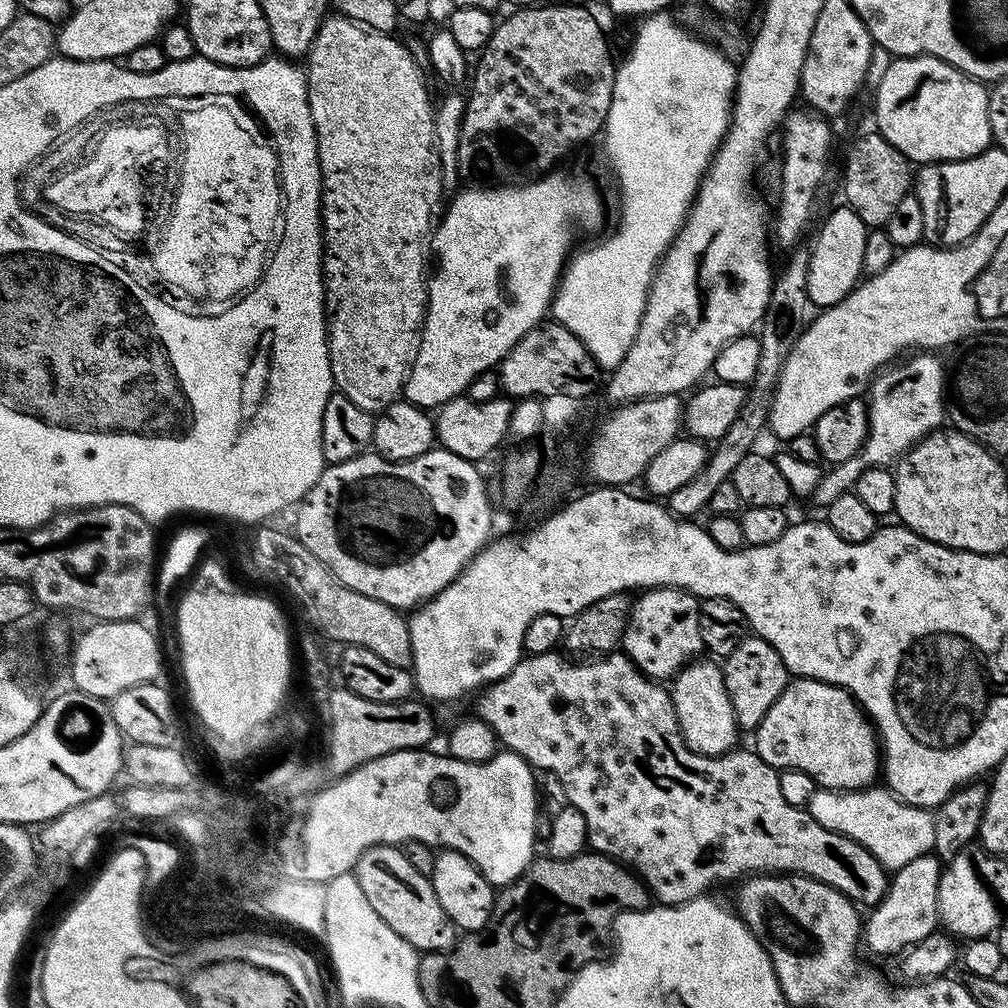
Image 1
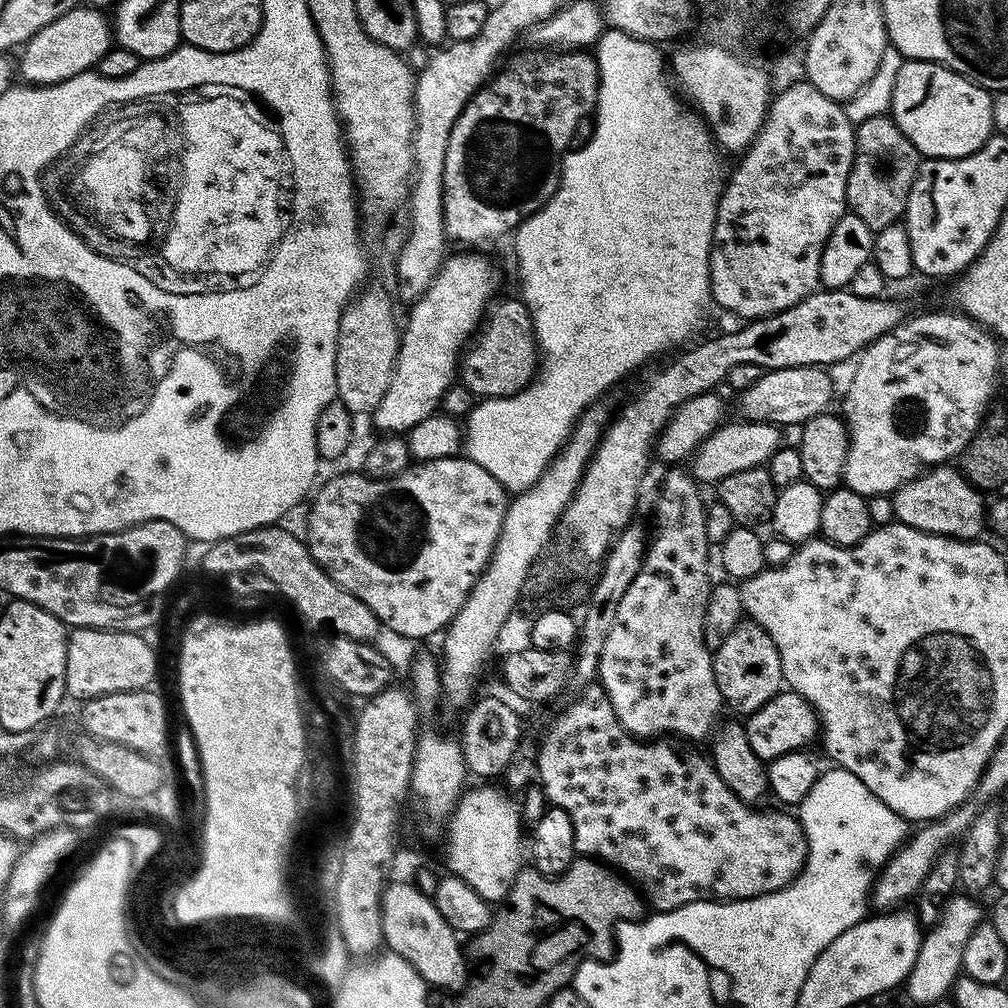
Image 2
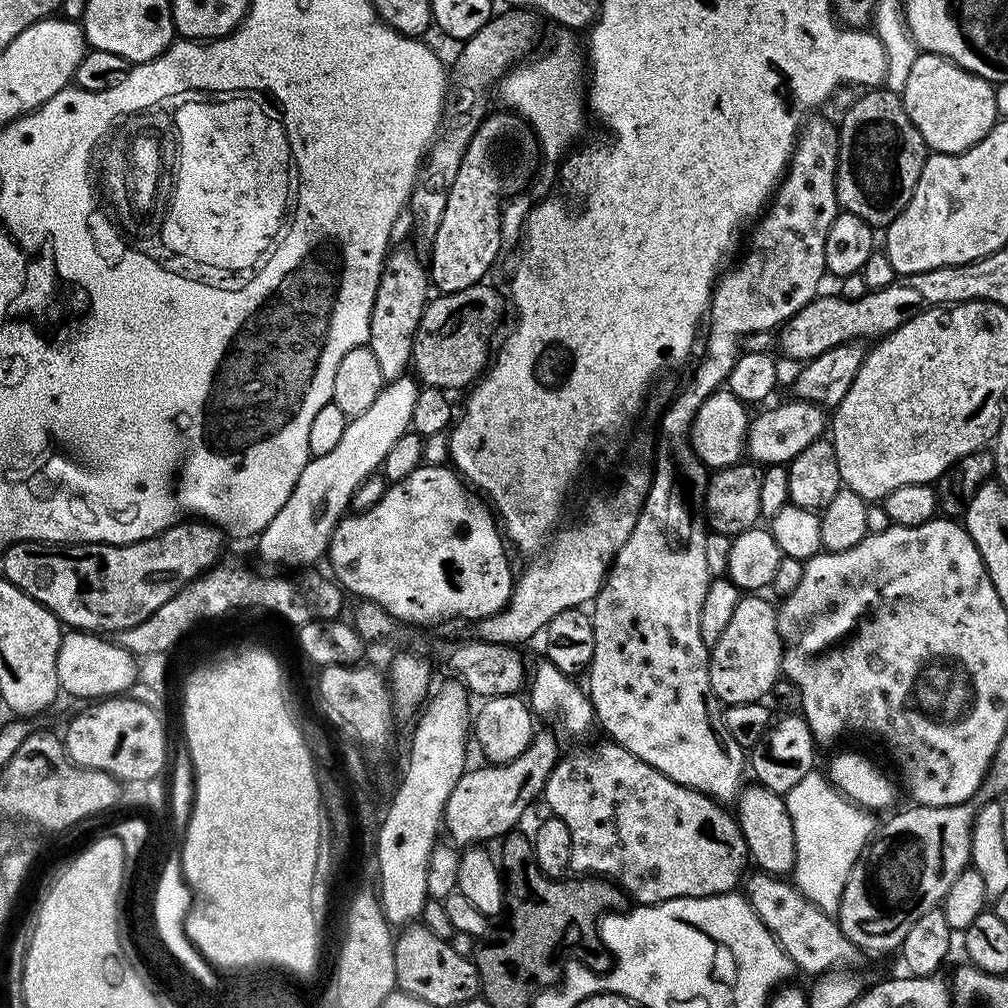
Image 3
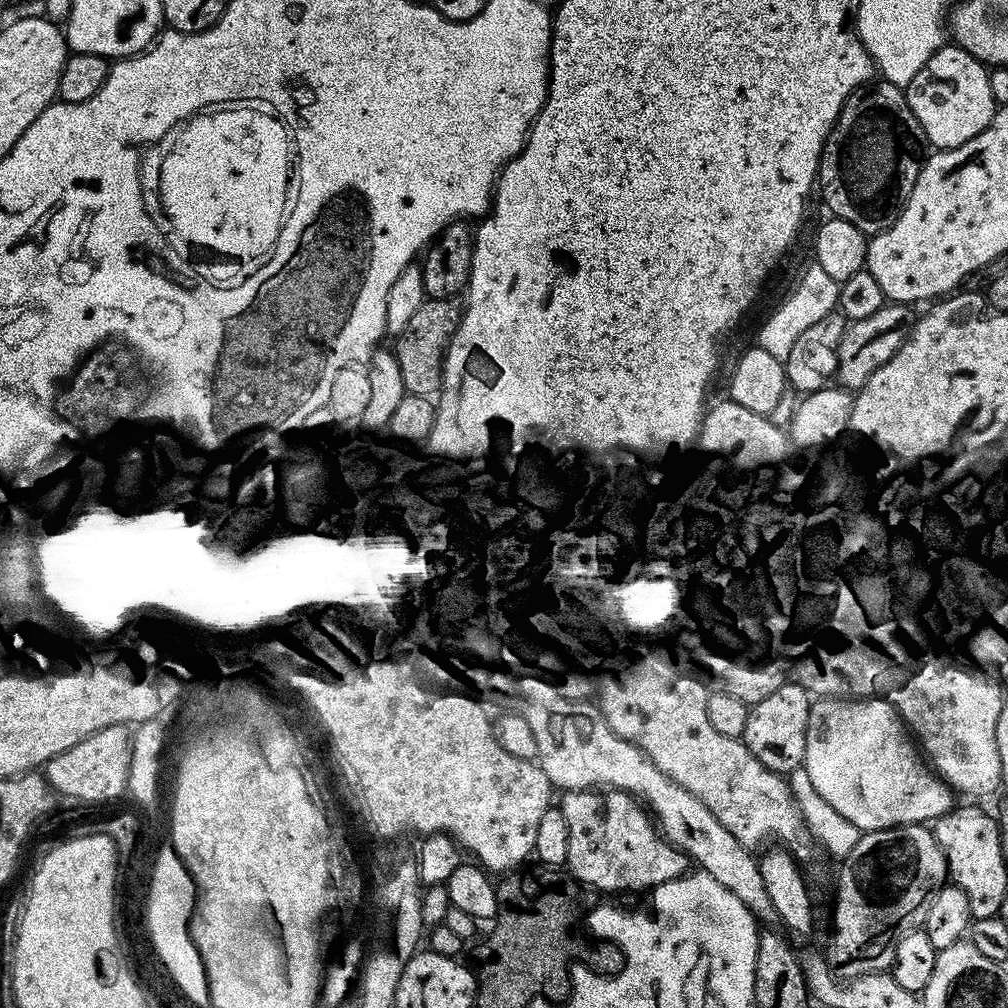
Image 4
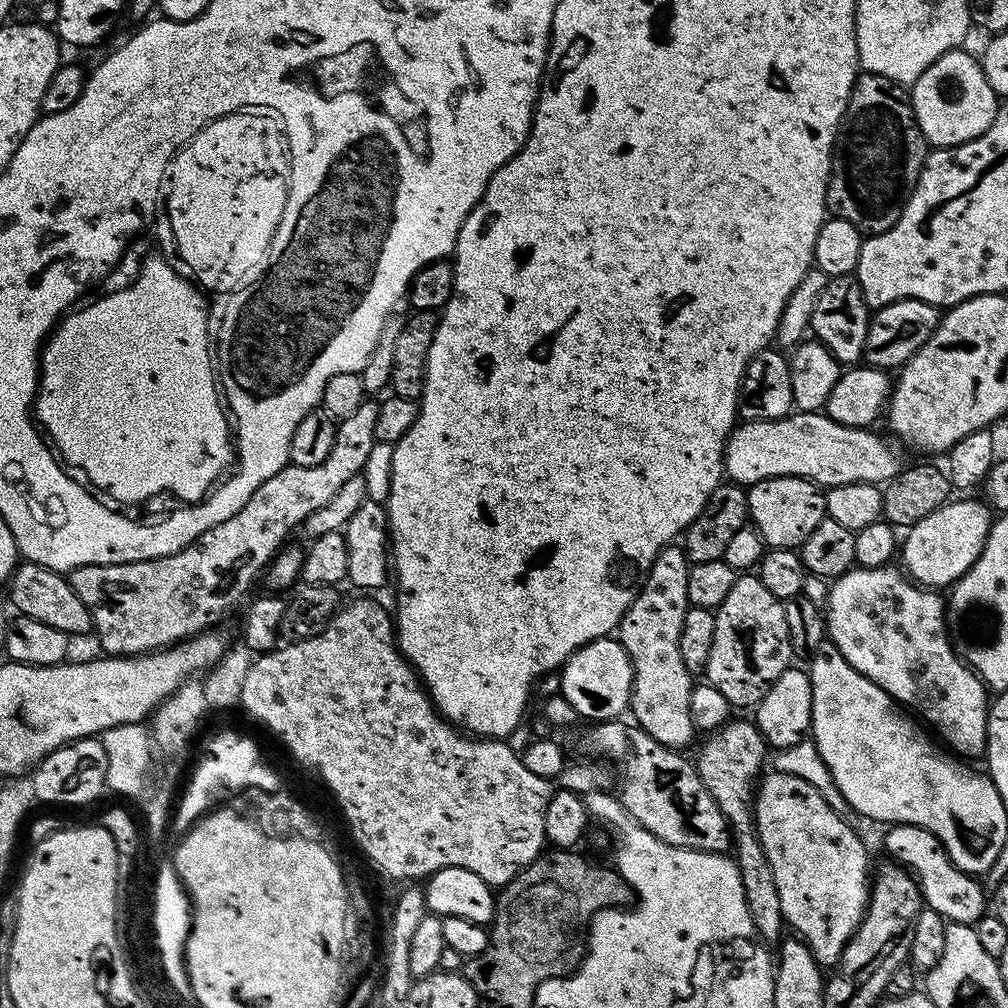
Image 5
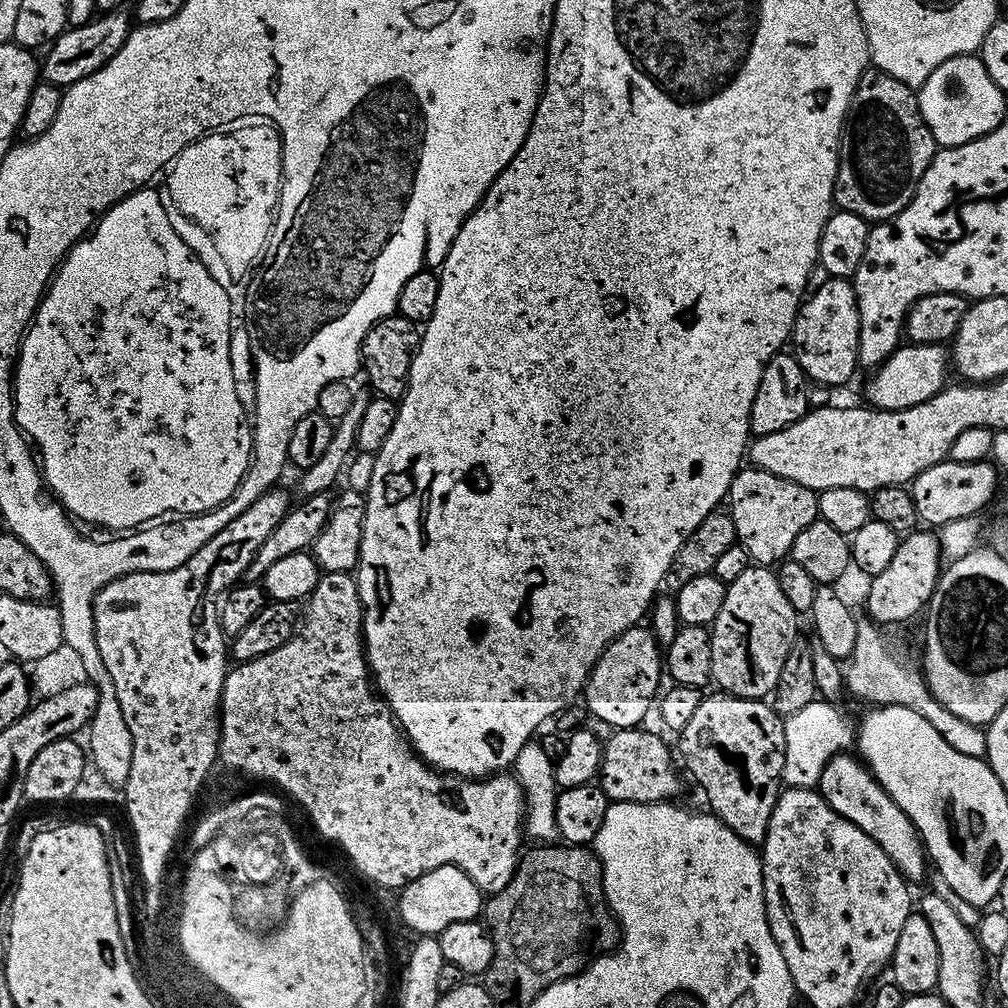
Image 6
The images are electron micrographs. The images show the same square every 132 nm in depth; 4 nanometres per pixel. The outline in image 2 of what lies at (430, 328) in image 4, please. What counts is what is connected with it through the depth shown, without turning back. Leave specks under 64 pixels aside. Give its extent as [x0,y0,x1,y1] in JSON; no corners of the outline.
[458,298,538,399]

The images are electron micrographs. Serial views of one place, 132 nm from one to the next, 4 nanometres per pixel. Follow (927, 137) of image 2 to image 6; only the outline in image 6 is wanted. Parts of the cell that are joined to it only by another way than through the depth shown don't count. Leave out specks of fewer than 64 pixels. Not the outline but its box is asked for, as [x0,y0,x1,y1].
[918,55,1006,148]

